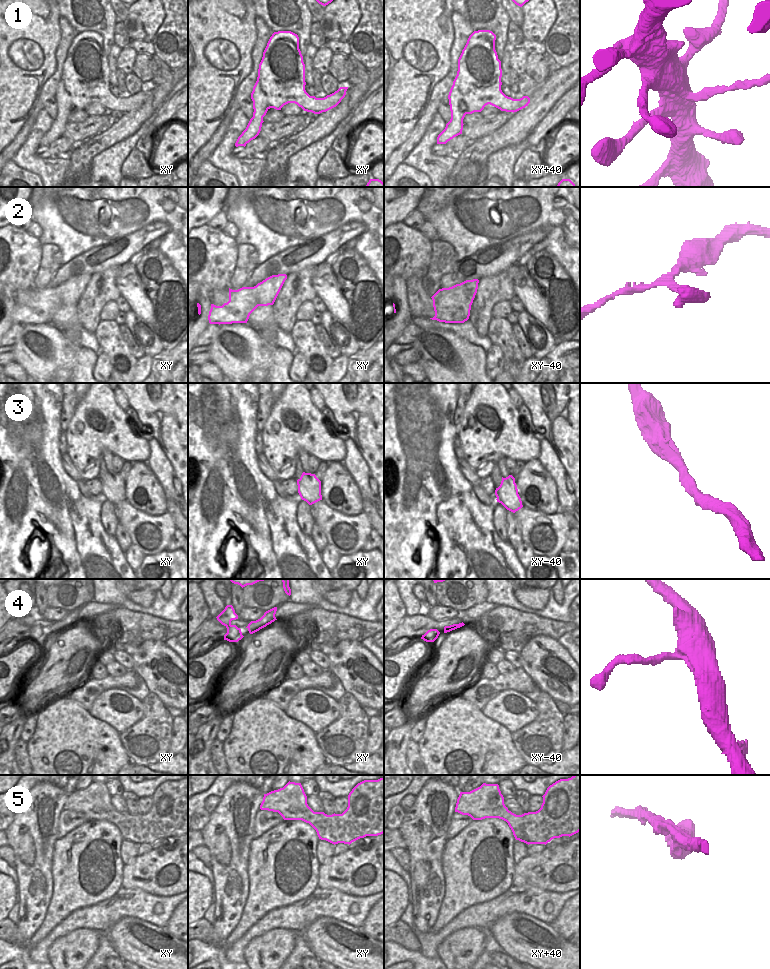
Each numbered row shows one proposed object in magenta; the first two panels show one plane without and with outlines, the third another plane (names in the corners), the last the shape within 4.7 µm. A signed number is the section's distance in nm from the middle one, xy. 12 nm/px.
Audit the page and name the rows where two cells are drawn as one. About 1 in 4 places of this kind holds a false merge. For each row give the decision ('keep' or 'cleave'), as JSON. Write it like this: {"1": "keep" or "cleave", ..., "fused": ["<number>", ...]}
{"1": "cleave", "2": "keep", "3": "keep", "4": "keep", "5": "keep", "fused": ["1"]}

